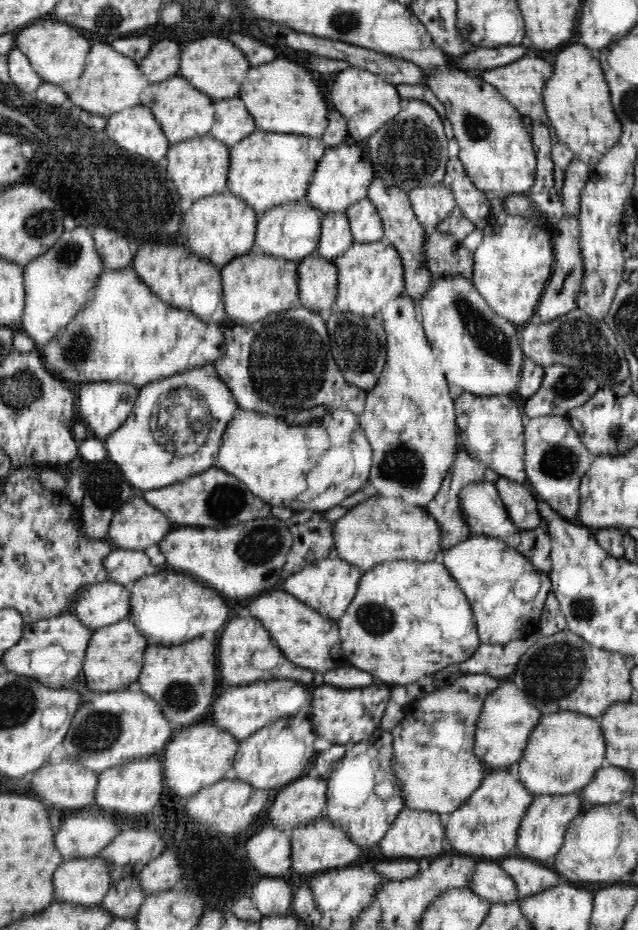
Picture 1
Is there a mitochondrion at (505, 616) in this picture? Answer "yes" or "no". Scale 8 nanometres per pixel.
no

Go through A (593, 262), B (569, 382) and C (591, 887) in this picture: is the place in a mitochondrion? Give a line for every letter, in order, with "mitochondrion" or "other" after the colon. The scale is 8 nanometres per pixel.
A: other
B: mitochondrion
C: other

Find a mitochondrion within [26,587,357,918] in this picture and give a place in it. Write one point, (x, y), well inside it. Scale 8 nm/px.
(100, 731)

